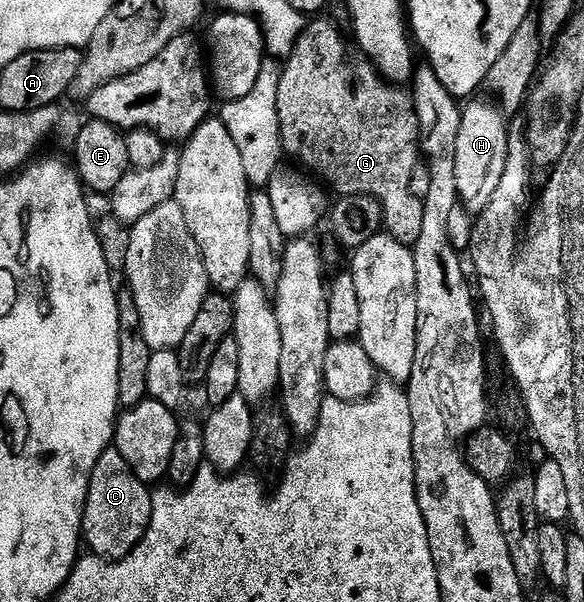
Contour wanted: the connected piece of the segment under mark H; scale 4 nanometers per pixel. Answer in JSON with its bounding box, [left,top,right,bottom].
[454,100,510,216]

